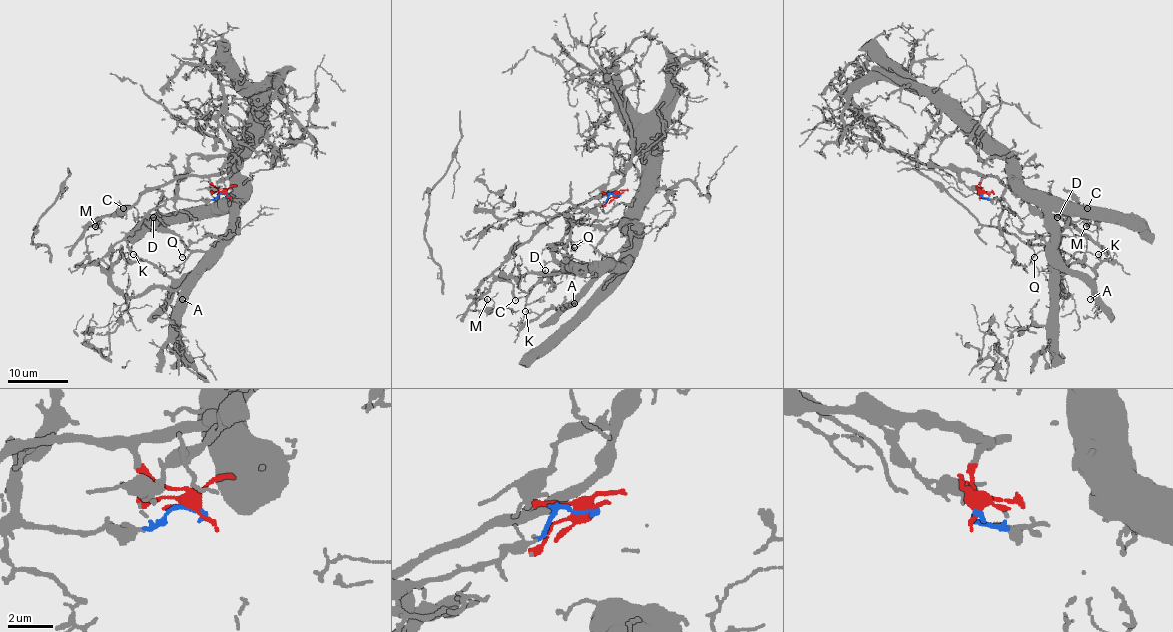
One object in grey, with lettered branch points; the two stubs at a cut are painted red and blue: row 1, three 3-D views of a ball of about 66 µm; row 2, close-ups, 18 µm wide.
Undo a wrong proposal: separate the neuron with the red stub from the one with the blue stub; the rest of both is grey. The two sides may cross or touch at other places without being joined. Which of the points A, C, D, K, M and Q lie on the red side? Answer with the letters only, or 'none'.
M

